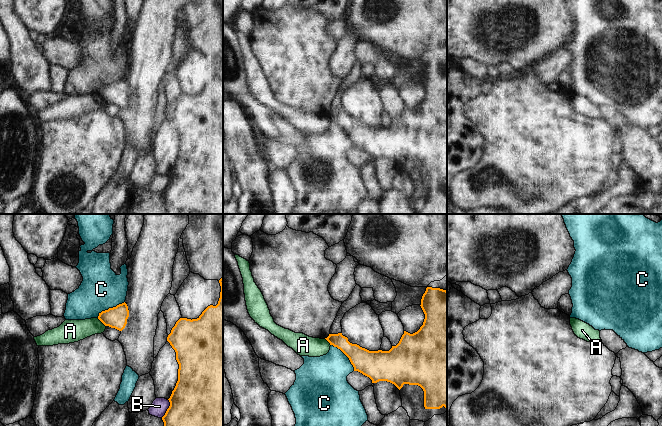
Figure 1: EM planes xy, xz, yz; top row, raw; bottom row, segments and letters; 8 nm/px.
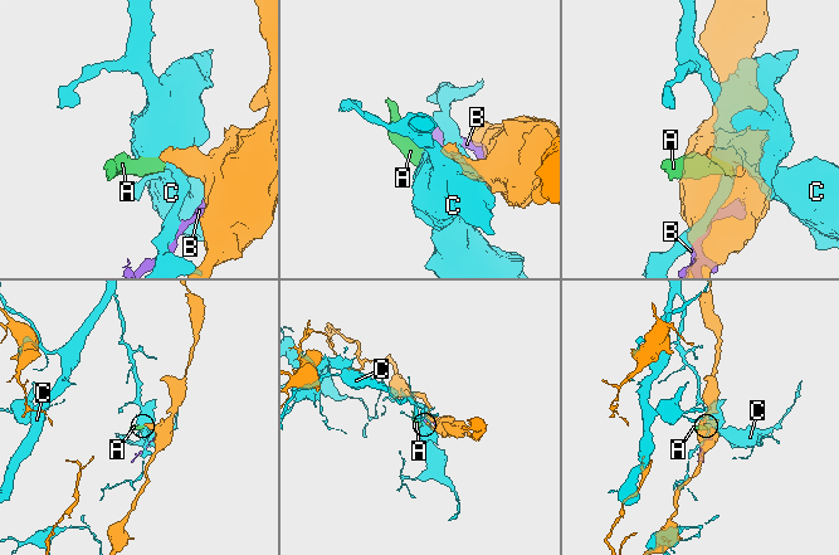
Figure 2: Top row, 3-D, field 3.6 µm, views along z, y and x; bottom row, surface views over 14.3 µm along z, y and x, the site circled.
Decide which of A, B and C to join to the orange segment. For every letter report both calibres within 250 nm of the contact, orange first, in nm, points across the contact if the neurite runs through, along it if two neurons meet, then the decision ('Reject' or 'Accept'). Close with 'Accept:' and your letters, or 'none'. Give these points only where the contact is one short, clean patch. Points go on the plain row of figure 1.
A: Thickness 170 nm (orange) against 180 nm. Boundary: xy (97, 94), (105, 102). Reject
B: Thickness 500 nm (orange) against 130 nm. Reject
C: Thickness 170 nm (orange) against 320 nm. Reject
Accept: none

